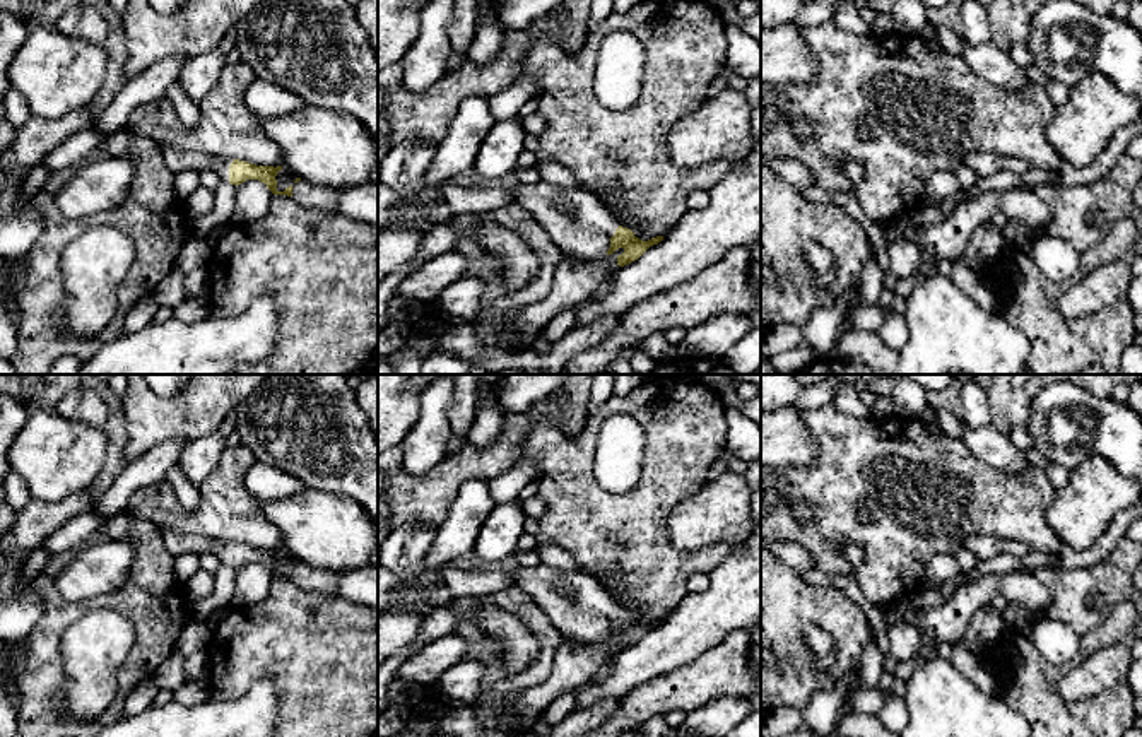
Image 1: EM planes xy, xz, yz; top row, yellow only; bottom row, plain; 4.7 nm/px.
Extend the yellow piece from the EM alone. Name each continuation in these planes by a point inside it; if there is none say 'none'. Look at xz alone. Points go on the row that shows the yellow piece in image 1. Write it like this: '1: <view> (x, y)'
1: xz (587, 231)

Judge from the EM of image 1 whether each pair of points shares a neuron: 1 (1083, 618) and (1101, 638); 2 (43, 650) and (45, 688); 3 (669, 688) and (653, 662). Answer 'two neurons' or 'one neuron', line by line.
1: two neurons
2: one neuron
3: two neurons

